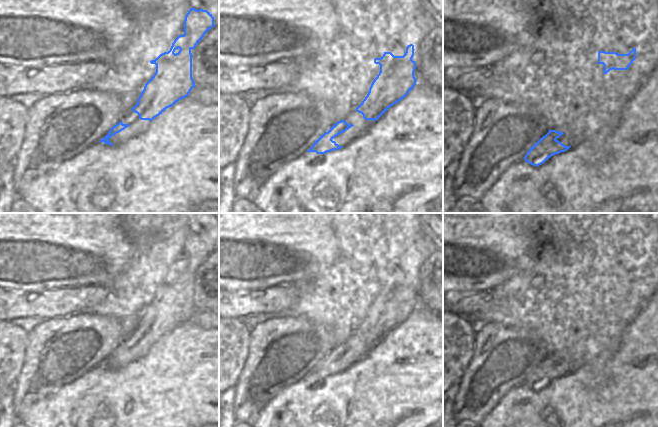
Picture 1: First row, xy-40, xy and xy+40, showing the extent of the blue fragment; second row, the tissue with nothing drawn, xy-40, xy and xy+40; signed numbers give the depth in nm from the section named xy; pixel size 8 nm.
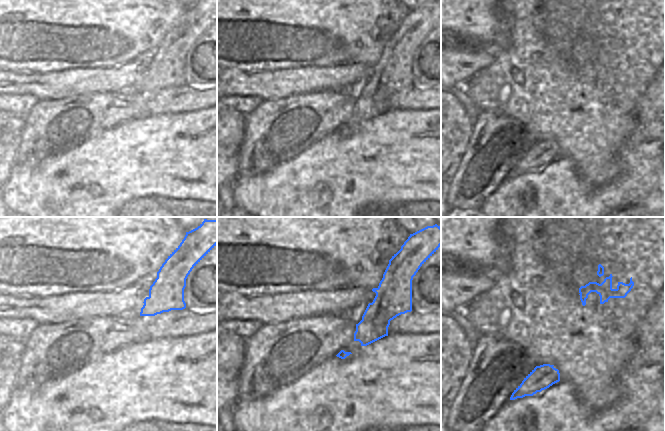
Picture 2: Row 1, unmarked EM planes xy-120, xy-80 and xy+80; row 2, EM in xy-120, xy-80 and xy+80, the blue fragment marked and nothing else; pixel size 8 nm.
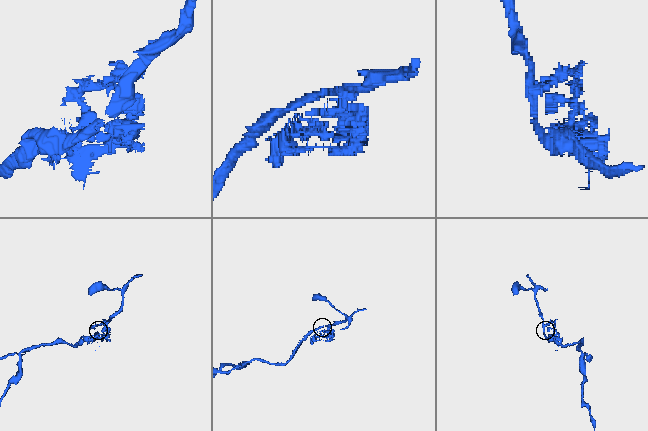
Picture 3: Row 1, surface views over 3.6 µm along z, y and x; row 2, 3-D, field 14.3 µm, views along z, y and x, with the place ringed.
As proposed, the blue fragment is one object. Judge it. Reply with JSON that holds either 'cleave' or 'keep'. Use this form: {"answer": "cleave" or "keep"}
{"answer": "cleave"}

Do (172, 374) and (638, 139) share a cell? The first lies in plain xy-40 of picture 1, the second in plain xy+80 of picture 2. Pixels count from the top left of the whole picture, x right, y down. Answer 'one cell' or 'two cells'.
one cell

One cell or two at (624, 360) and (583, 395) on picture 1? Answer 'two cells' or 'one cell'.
one cell

